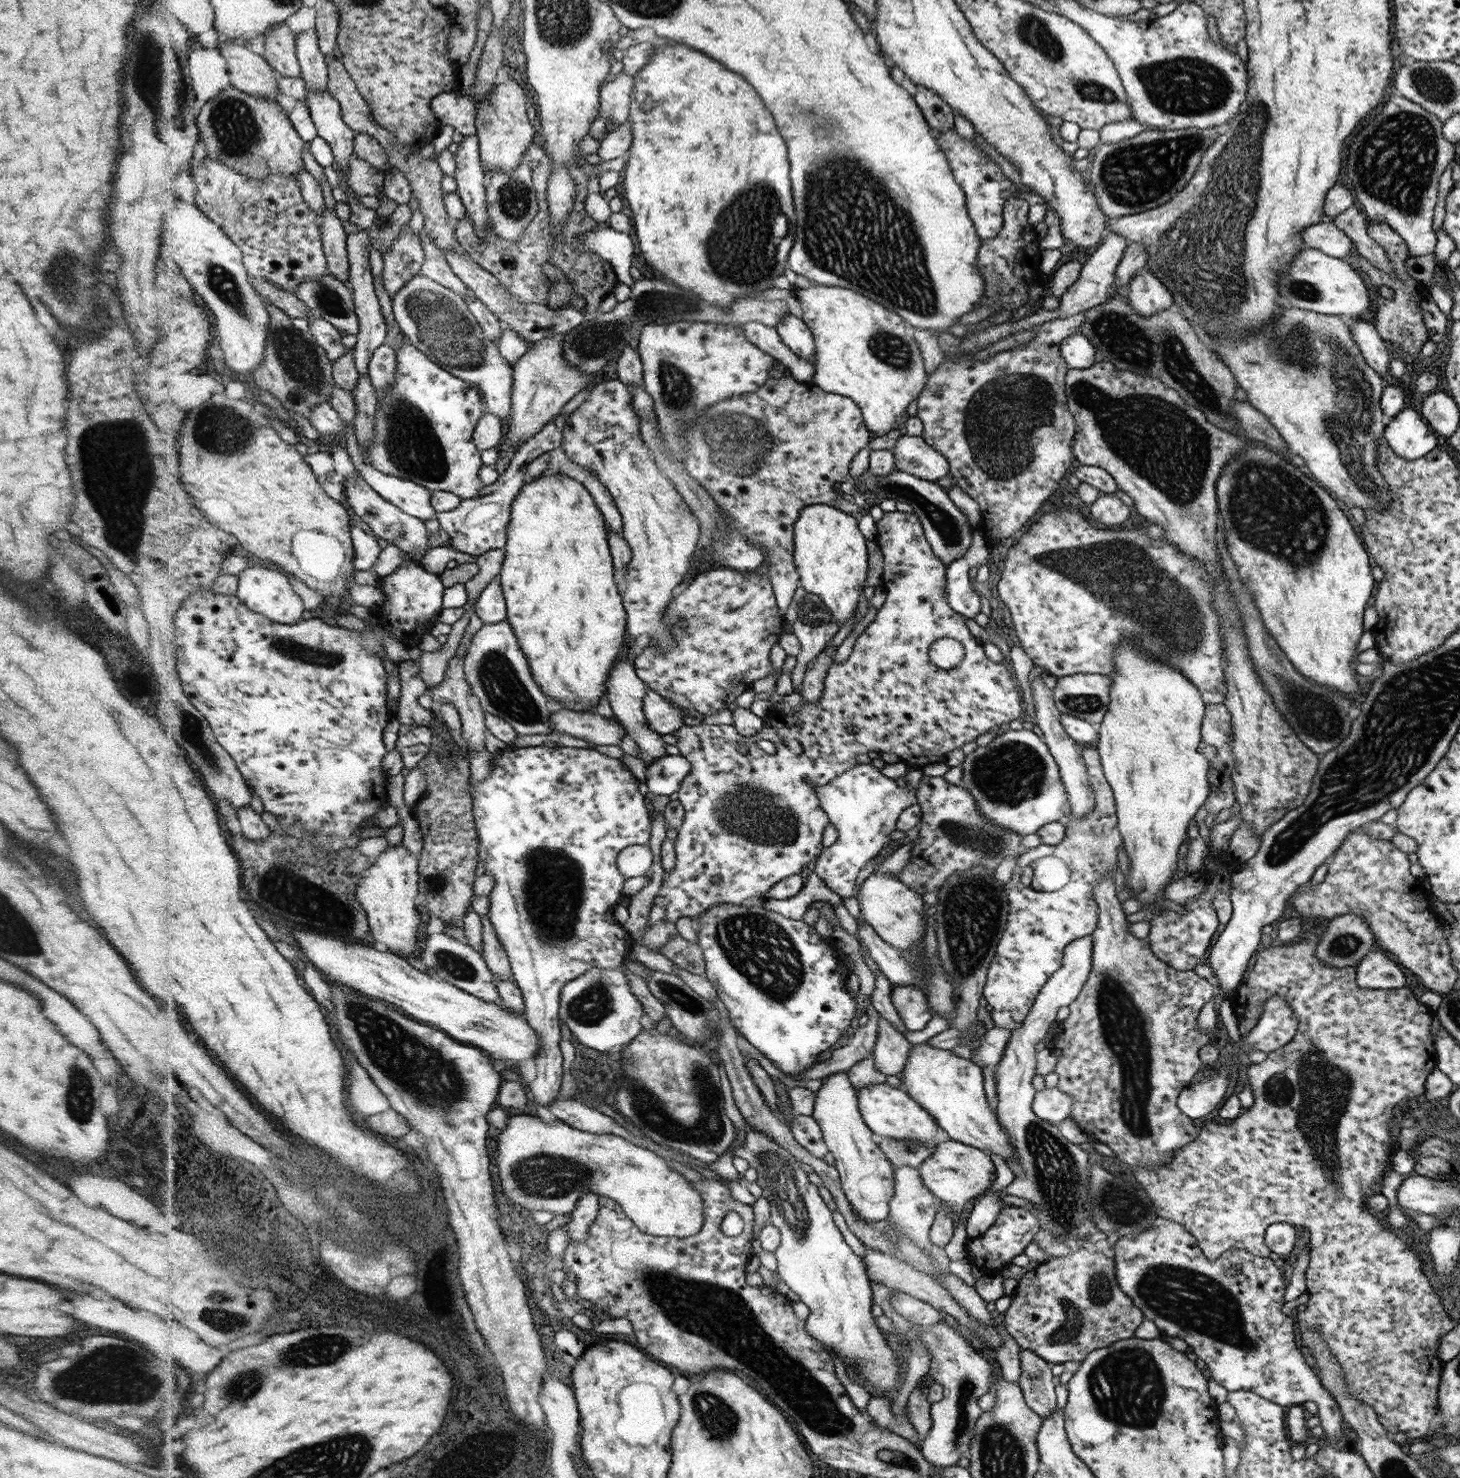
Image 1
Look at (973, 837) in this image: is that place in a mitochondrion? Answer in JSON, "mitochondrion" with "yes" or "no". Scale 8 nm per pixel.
{"mitochondrion":"yes"}

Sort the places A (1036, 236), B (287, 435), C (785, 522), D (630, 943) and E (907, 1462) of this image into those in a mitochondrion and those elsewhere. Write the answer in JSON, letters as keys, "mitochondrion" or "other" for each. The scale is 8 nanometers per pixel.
{"A":"other","B":"other","C":"other","D":"other","E":"other"}

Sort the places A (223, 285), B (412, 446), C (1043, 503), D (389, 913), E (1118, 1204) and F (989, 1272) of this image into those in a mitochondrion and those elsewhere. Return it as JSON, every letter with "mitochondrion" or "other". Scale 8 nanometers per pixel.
{"A":"mitochondrion","B":"mitochondrion","C":"other","D":"other","E":"mitochondrion","F":"other"}

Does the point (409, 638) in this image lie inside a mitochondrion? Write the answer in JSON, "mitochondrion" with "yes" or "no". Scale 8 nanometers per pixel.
{"mitochondrion":"no"}

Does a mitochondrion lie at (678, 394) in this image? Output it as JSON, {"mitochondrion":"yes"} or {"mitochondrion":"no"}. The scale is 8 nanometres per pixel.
{"mitochondrion":"yes"}

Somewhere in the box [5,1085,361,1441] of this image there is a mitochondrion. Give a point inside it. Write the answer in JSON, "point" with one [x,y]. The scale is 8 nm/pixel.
{"point":[85,1391]}

